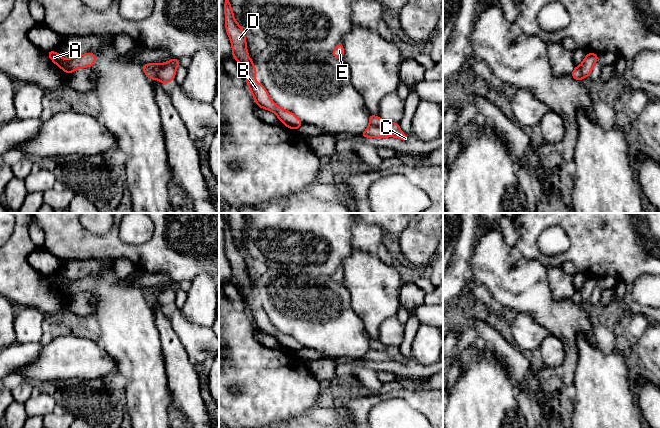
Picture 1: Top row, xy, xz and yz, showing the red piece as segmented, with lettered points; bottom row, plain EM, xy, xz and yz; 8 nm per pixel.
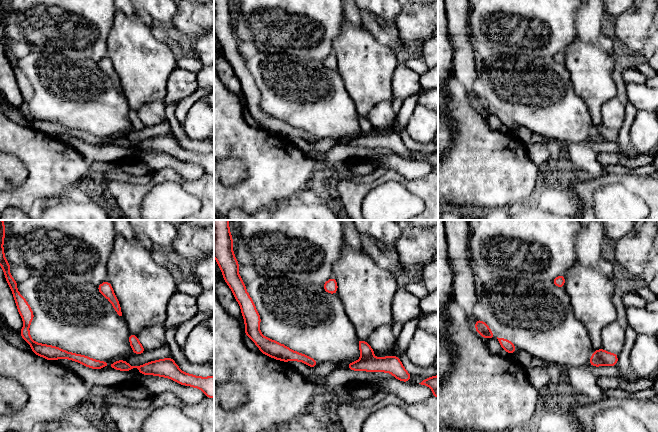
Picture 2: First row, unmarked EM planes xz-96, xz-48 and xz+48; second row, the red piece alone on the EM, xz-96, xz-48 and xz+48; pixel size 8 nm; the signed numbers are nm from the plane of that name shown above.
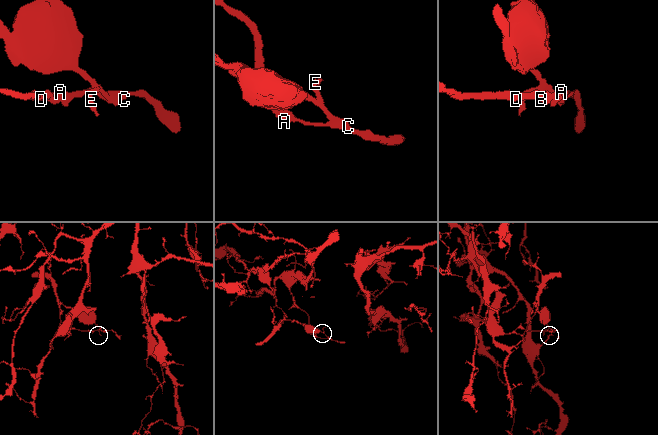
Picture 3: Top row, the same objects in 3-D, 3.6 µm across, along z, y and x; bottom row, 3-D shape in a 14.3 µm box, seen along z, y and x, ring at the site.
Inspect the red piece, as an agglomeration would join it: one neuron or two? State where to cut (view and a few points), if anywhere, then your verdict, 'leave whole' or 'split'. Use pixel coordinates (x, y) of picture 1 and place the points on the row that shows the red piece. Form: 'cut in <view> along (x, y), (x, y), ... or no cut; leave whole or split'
cut in xz along (370, 124), (383, 126), (391, 132), (395, 132), (399, 128); split

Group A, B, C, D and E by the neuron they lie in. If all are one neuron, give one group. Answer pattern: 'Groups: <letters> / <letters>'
Groups: A B C D / E

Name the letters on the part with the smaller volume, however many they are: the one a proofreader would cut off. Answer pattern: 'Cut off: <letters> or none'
Cut off: E

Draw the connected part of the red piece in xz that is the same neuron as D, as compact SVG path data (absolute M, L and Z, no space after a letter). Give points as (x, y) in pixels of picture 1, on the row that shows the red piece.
M225 0L224 11L225 27L231 41L233 58L247 68L245 78L257 106L272 111L287 128L297 131L303 122L294 113L277 106L269 97L263 84L256 81L256 67L247 52L246 34L243 28L235 21L229 0Z

